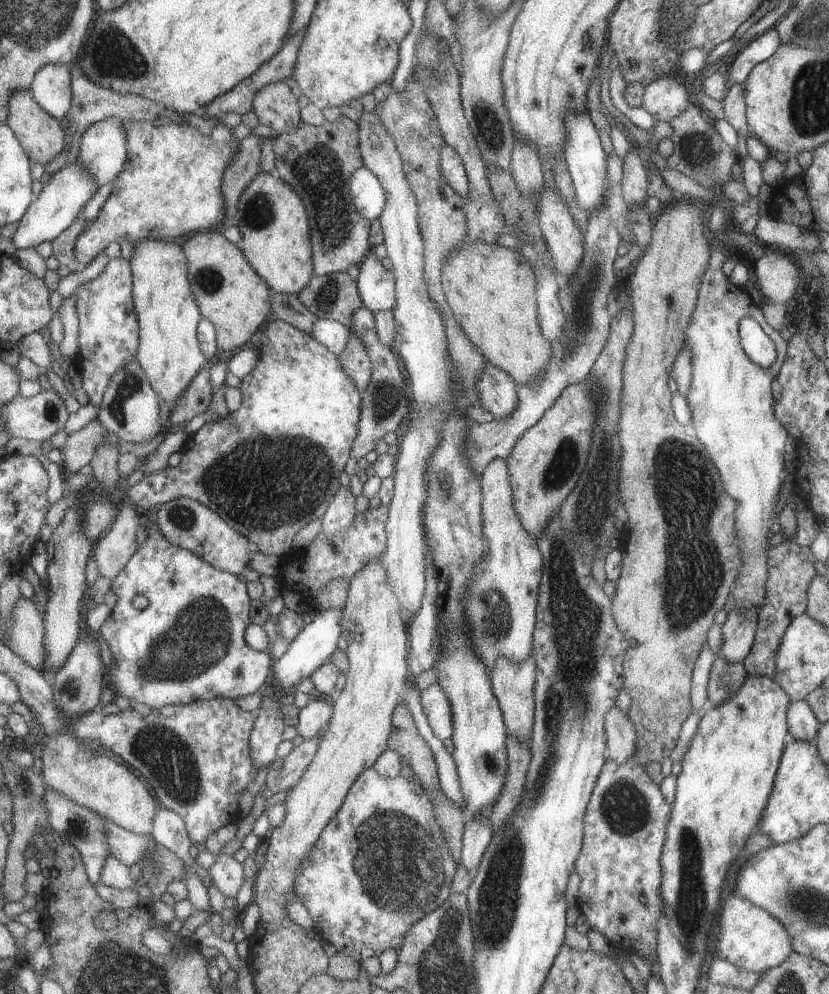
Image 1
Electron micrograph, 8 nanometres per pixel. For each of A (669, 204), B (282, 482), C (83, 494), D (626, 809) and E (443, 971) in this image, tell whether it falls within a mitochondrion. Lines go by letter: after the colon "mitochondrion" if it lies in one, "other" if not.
A: other
B: mitochondrion
C: other
D: mitochondrion
E: mitochondrion

